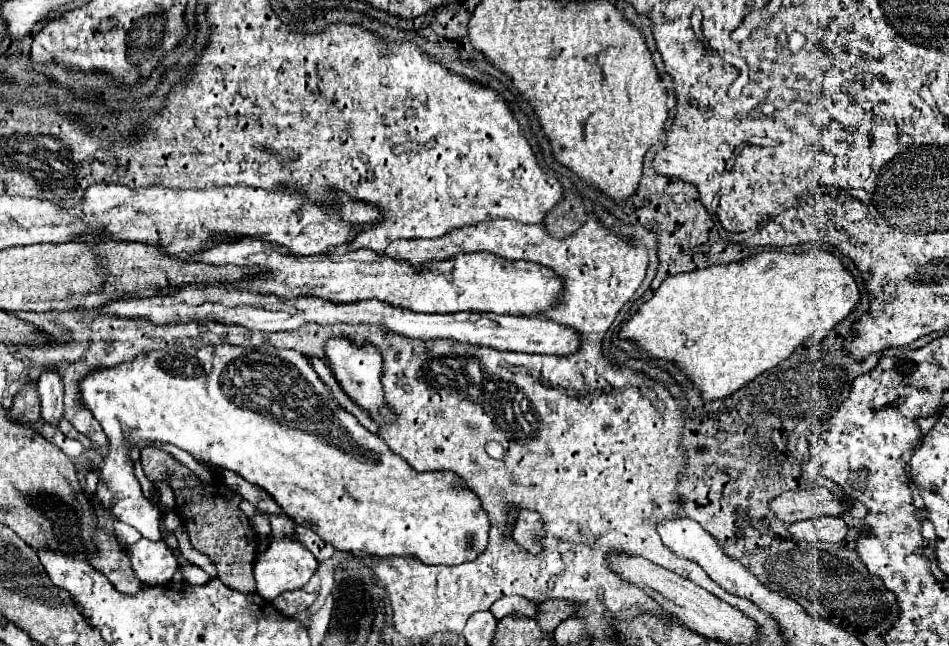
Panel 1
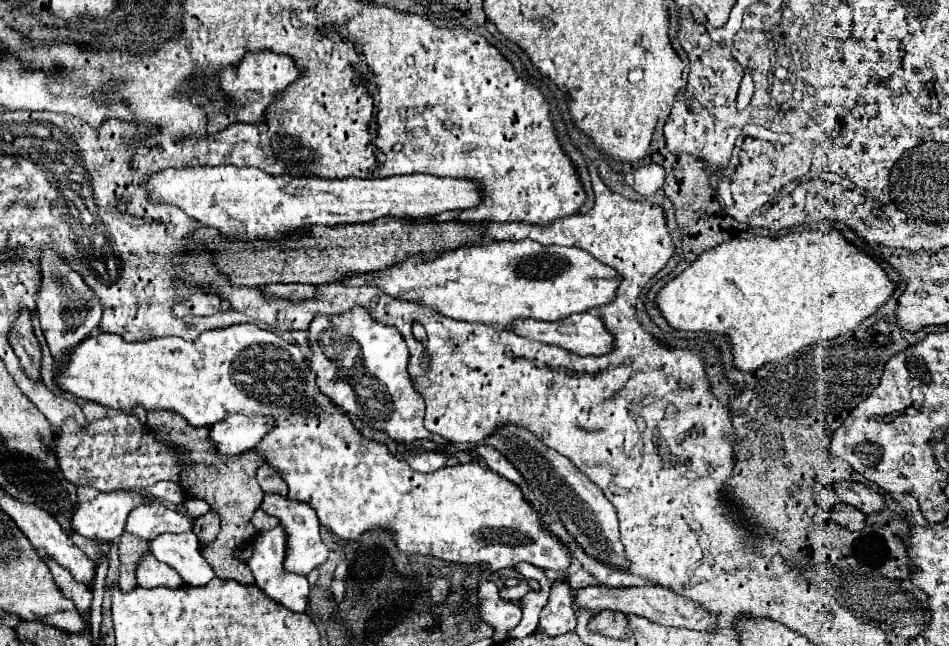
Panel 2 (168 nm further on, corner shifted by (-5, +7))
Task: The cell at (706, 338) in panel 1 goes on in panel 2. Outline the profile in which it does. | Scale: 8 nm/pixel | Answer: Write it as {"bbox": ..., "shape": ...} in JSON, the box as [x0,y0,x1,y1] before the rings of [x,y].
{"bbox":[656,229,894,371],"shape":[[[836,229],[788,233],[776,239],[746,237],[732,239],[704,251],[678,277],[670,279],[656,295],[656,305],[668,325],[676,331],[702,331],[726,335],[734,367],[756,371],[770,361],[788,357],[802,347],[854,331],[868,315],[888,301],[894,285],[882,267],[866,253],[850,245]]]}

